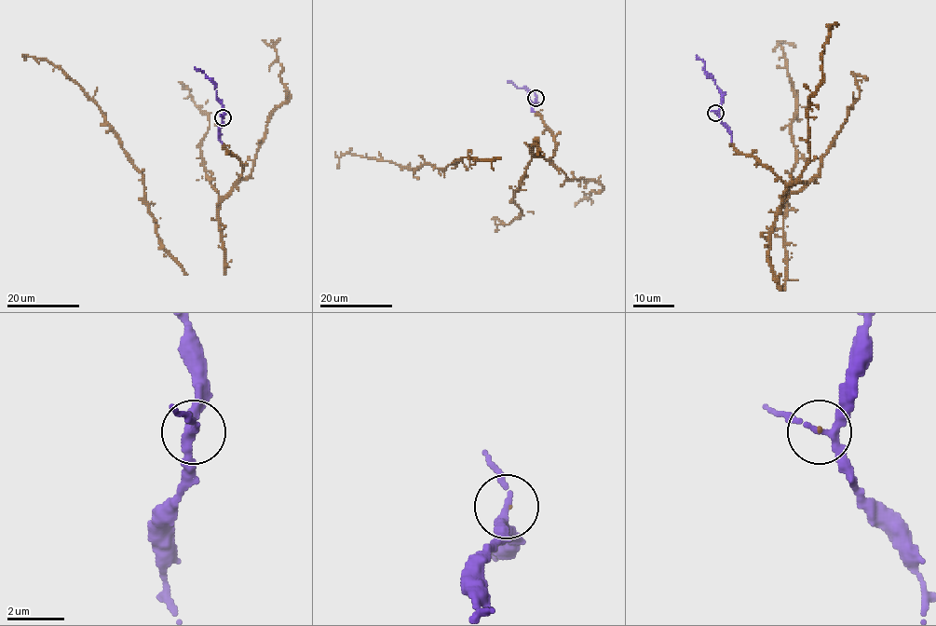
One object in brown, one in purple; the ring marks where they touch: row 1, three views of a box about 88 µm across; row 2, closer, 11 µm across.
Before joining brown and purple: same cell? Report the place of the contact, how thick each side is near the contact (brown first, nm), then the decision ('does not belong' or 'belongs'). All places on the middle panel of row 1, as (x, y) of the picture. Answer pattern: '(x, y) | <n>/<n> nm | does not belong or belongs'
(535, 98) | 90/220 nm | belongs

